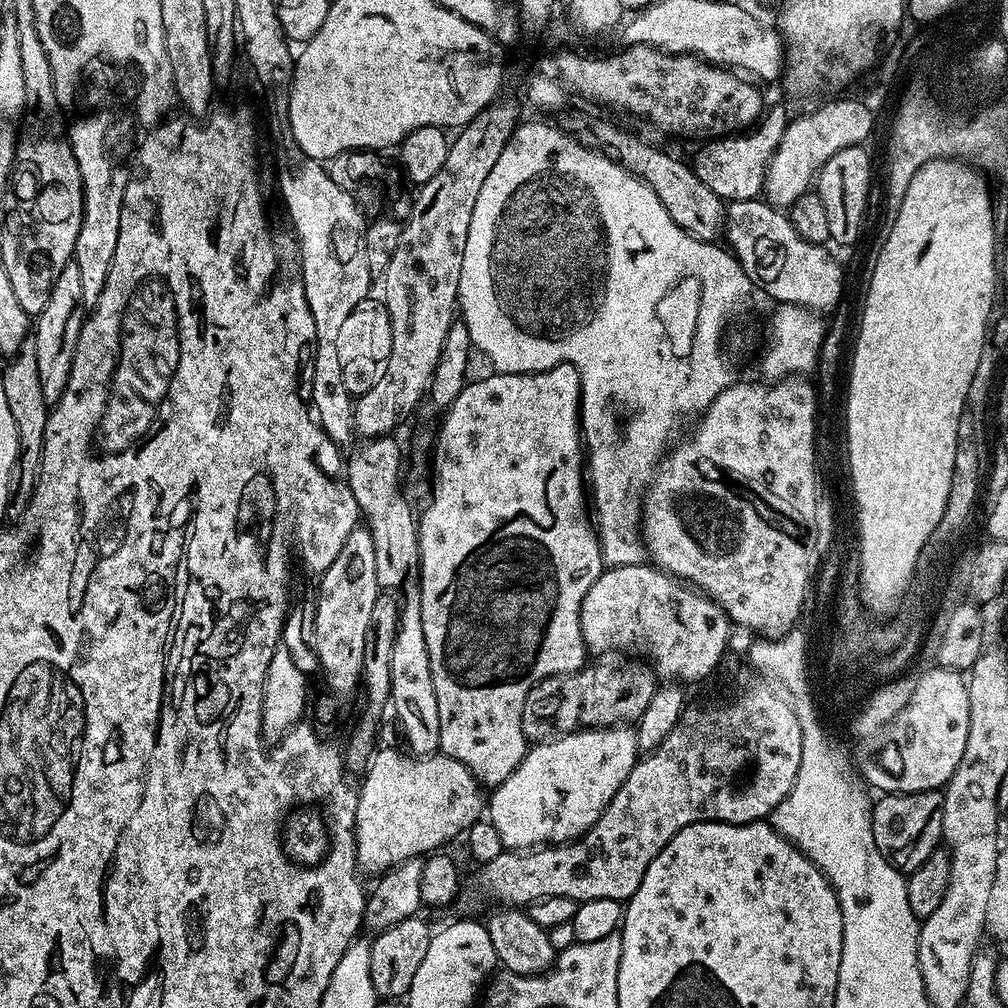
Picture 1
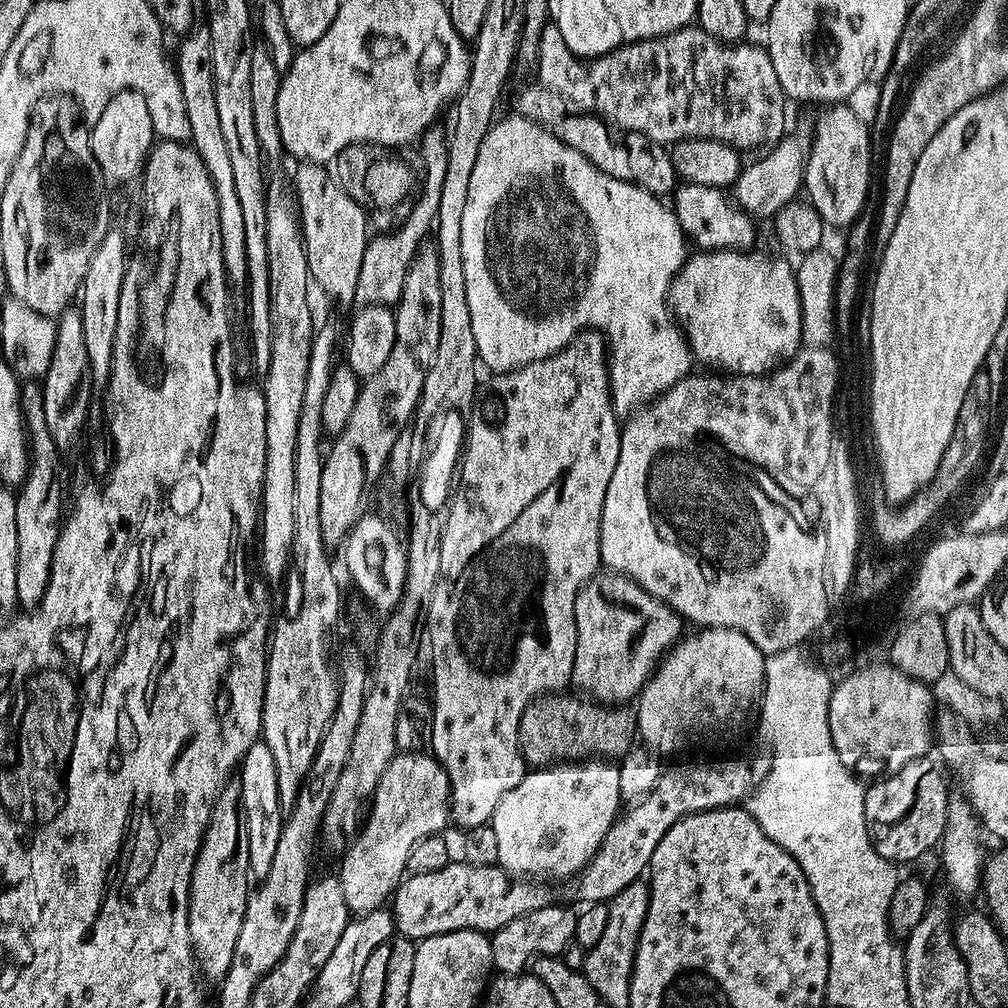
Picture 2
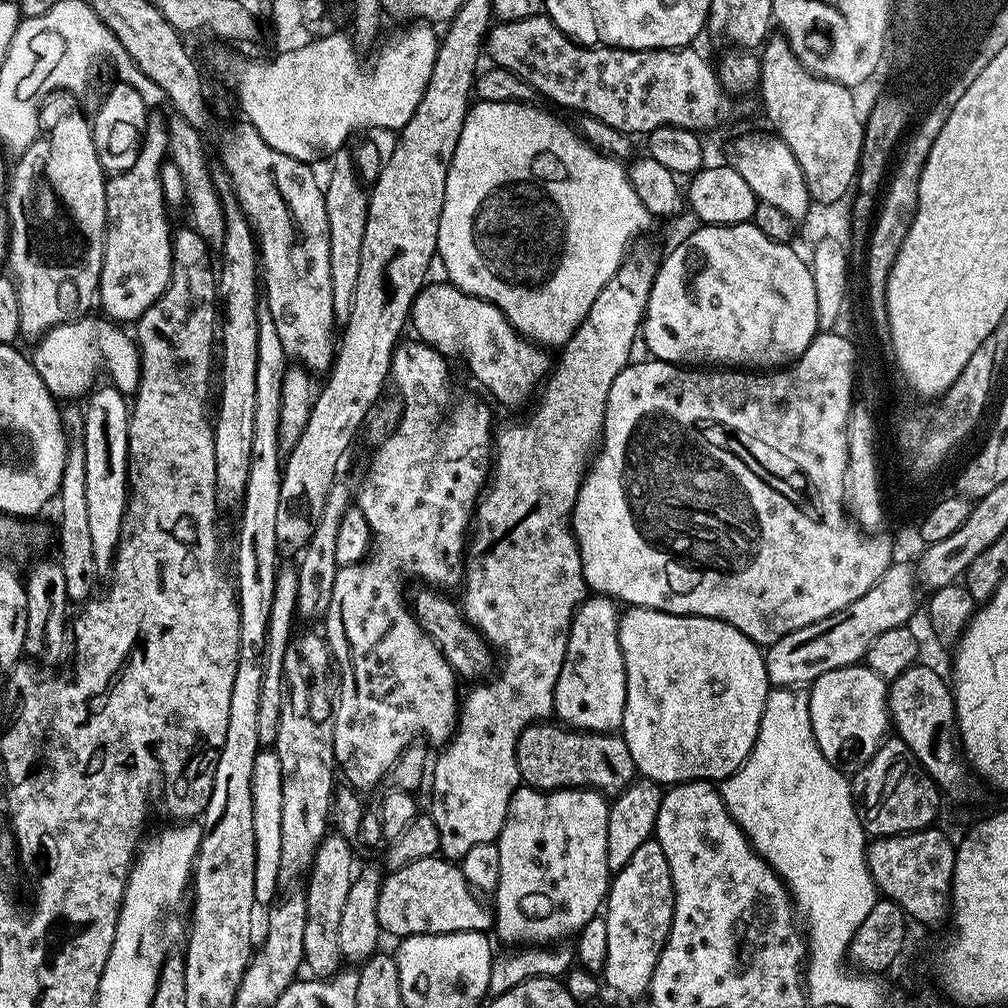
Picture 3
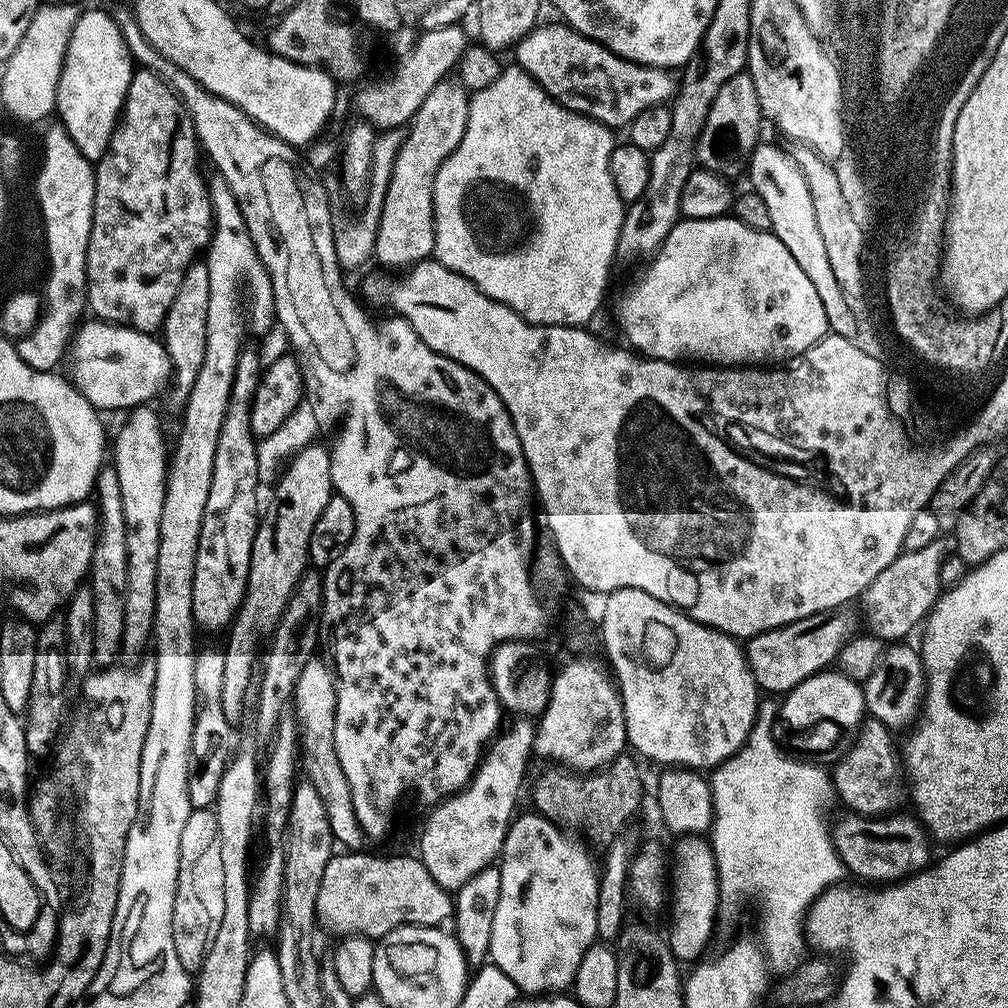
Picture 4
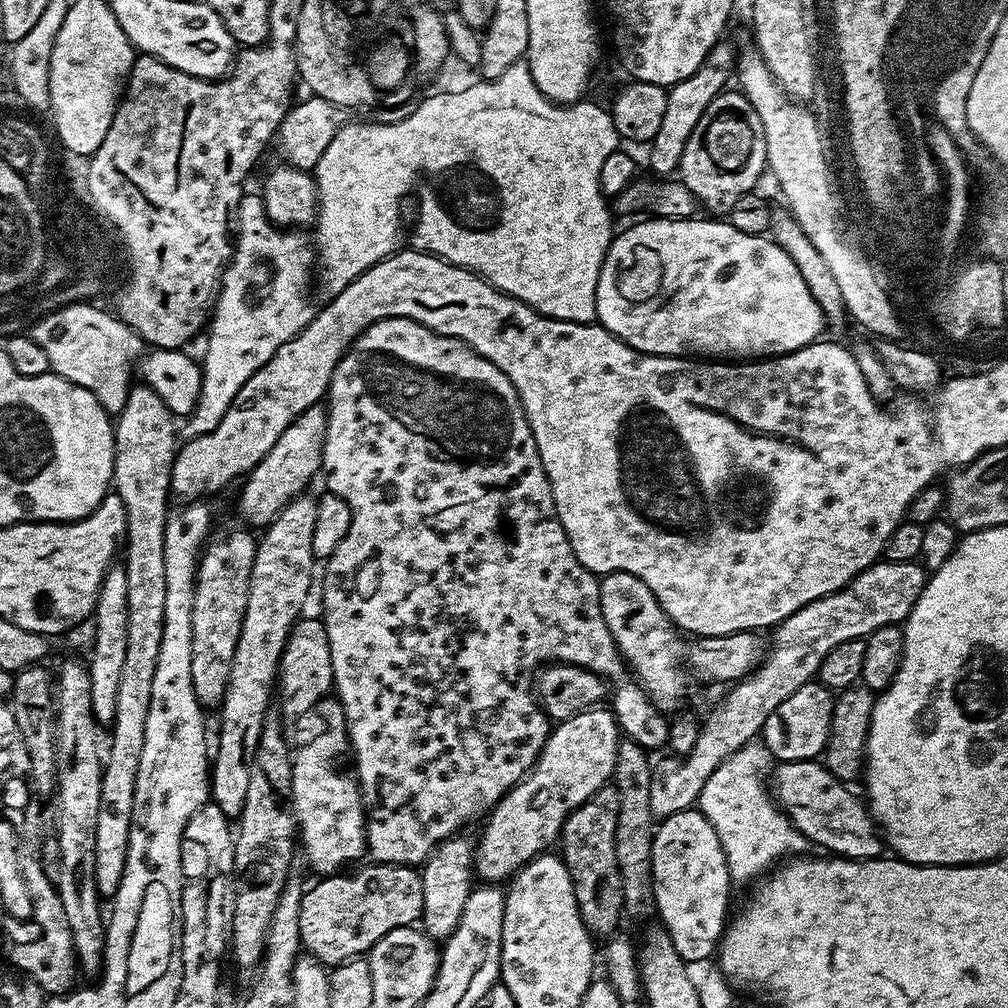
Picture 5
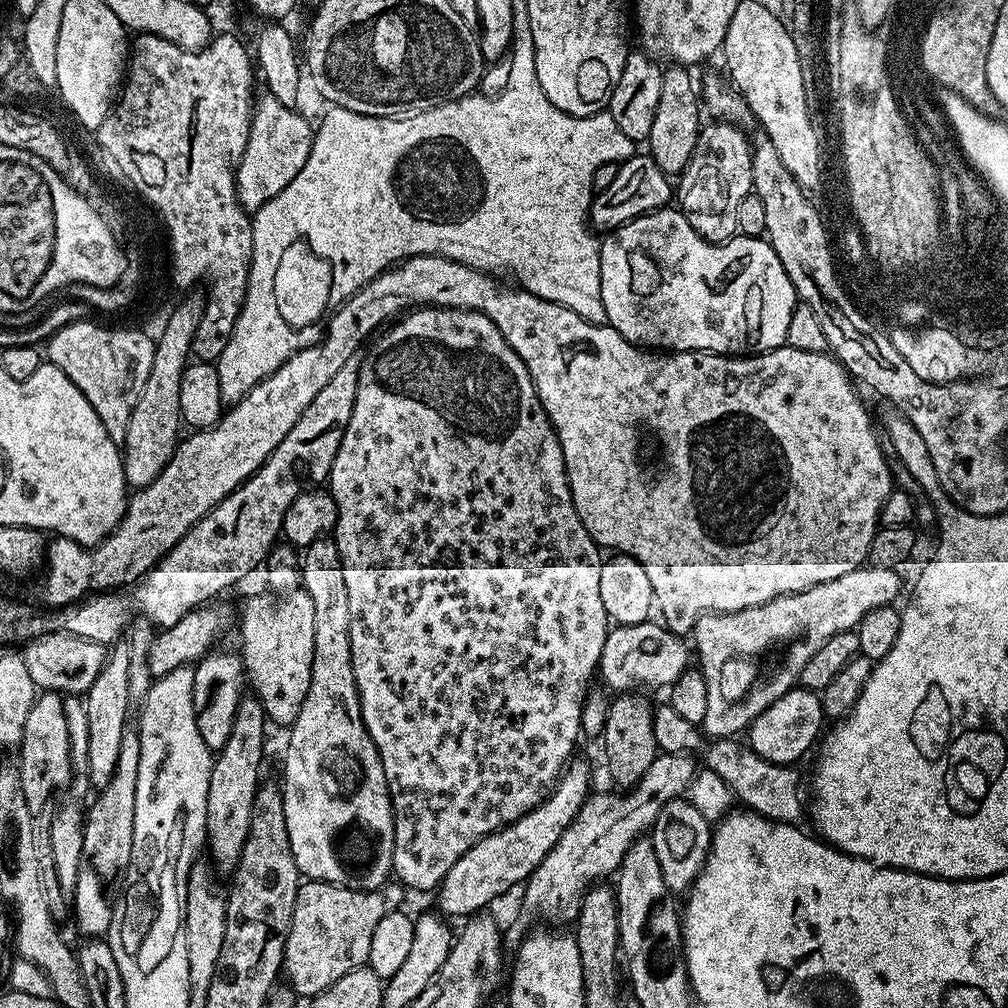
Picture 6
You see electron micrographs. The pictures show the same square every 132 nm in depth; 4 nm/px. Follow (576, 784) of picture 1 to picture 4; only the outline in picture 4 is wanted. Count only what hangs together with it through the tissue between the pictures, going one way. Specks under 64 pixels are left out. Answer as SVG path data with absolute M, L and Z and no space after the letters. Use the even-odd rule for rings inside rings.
M532 810L525 816L517 815L508 826L498 857L502 888L498 890L498 906L494 910L488 955L491 963L502 970L521 993L529 997L560 994L571 989L572 979L578 974L578 962L582 962L582 954L586 954L586 950L597 939L600 877L597 865L592 865L592 856L587 850L575 835Z

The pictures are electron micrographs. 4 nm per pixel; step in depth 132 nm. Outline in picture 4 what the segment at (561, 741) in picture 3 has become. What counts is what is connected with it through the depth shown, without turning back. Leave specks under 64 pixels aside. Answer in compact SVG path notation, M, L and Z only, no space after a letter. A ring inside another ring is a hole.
M621 754L615 756L606 767L587 774L559 766L545 767L548 769L538 773L532 784L535 811L561 828L579 834L589 845L607 846L631 821L628 819L640 811L643 798L642 768L636 763L633 755Z

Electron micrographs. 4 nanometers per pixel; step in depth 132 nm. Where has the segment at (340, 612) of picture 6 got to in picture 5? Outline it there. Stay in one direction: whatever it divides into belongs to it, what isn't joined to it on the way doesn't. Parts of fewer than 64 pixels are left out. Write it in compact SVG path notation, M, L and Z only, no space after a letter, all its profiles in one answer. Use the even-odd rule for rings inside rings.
M325 698L318 705L318 713L328 723L328 729L320 732L309 744L295 749L292 757L292 814L296 818L298 840L302 845L302 852L308 855L308 864L314 871L320 872L321 877L339 873L347 864L355 860L363 861L368 851L368 817L364 806L364 797L360 794L360 785L353 780L339 780L331 771L329 760L332 754L342 750L349 750L348 733L344 726L344 711L339 699Z

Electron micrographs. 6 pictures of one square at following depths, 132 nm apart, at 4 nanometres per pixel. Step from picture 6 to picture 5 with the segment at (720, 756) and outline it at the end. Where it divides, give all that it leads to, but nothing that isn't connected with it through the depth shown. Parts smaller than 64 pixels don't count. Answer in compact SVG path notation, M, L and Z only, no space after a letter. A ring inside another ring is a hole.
M819 759L785 760L777 763L770 772L770 791L777 808L788 816L788 821L808 839L809 845L818 847L833 856L843 856L845 860L875 860L885 851L886 845L878 831L878 825L868 811L867 803L851 792L843 780L834 778L830 770Z

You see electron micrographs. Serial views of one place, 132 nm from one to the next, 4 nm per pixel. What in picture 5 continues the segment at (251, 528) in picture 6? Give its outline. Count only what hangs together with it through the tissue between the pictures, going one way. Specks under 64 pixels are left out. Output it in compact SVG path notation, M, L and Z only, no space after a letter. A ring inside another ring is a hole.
M324 406L308 408L286 430L282 438L270 446L270 454L258 462L258 466L248 473L240 492L240 516L245 525L260 530L271 524L294 497L301 495L312 479L317 479L322 468L322 454L326 442L328 409ZM253 524L253 525L252 525ZM256 527L256 528L255 528Z

